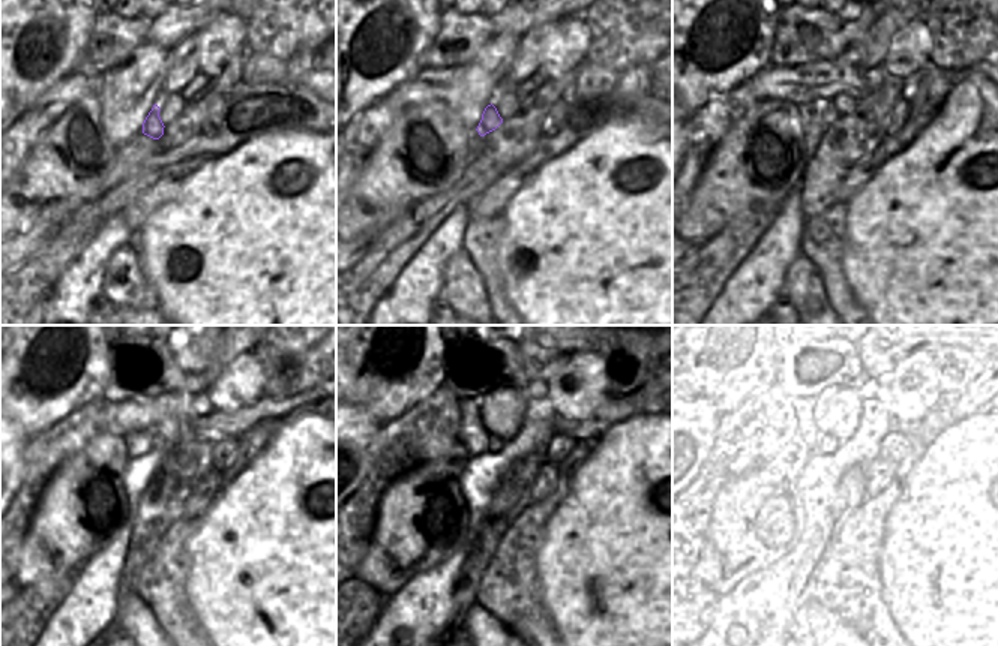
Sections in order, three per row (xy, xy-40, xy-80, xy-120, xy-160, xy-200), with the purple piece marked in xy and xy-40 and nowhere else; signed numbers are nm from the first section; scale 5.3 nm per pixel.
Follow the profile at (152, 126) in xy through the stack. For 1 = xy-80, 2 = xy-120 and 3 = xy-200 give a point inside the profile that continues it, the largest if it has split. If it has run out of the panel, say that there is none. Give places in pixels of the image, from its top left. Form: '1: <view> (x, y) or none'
1: xy-80 (830, 116)
2: xy-120 (158, 444)
3: xy-200 (826, 445)

